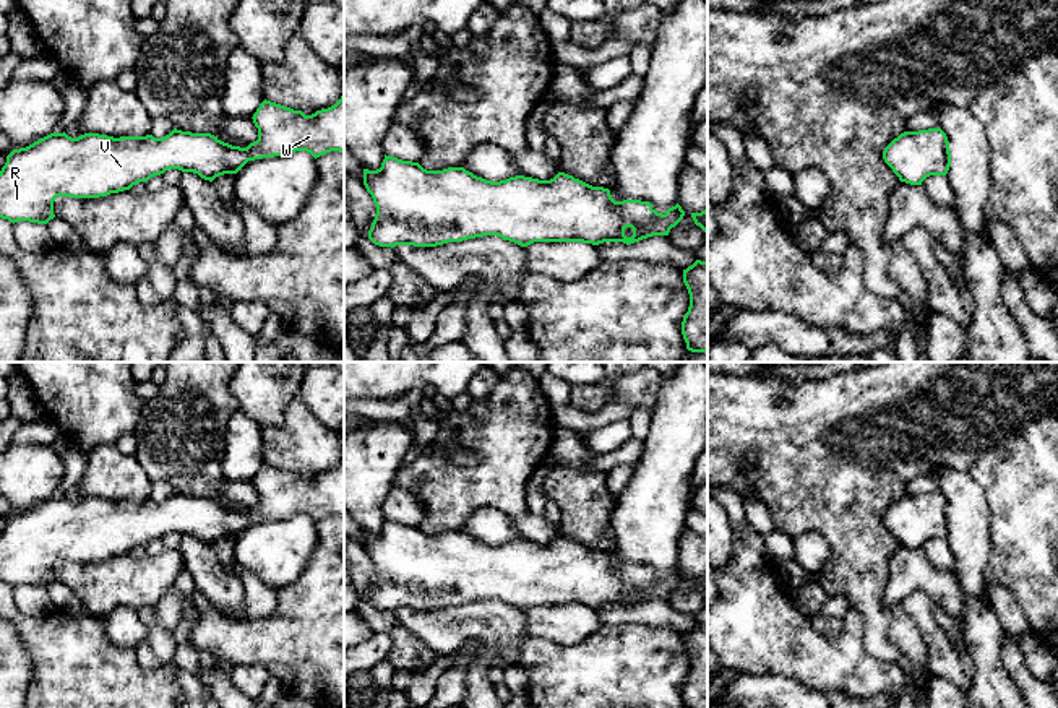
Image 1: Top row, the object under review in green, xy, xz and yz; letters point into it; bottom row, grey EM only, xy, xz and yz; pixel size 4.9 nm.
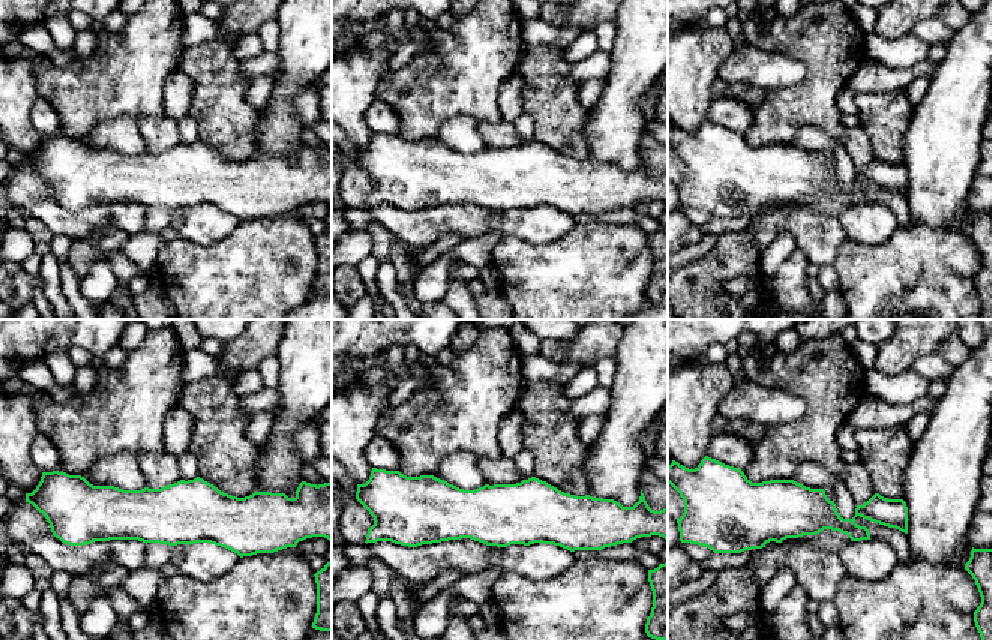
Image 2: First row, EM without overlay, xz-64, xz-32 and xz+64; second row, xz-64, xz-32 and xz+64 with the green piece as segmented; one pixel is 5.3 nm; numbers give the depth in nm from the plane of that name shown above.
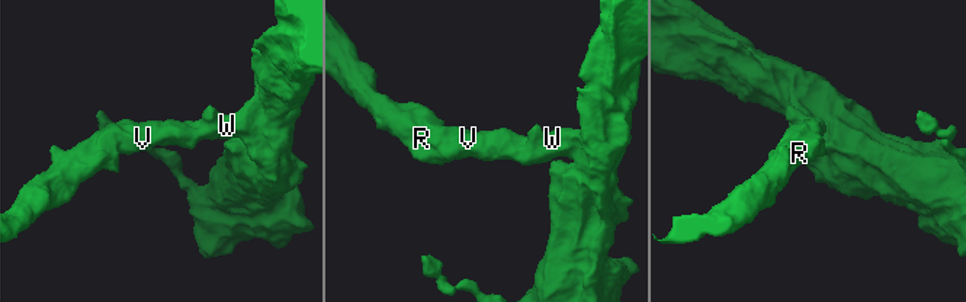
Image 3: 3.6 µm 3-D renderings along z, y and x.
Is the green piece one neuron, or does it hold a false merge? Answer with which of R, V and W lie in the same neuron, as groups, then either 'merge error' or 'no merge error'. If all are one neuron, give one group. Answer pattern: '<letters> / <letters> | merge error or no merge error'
R V W | no merge error

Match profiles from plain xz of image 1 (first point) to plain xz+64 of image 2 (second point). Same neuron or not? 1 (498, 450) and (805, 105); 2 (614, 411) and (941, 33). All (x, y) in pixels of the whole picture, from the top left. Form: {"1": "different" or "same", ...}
{"1": "same", "2": "same"}

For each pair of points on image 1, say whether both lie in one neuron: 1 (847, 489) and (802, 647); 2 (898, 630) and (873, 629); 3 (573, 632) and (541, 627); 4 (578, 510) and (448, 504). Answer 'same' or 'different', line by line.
1: different
2: different
3: same
4: different

